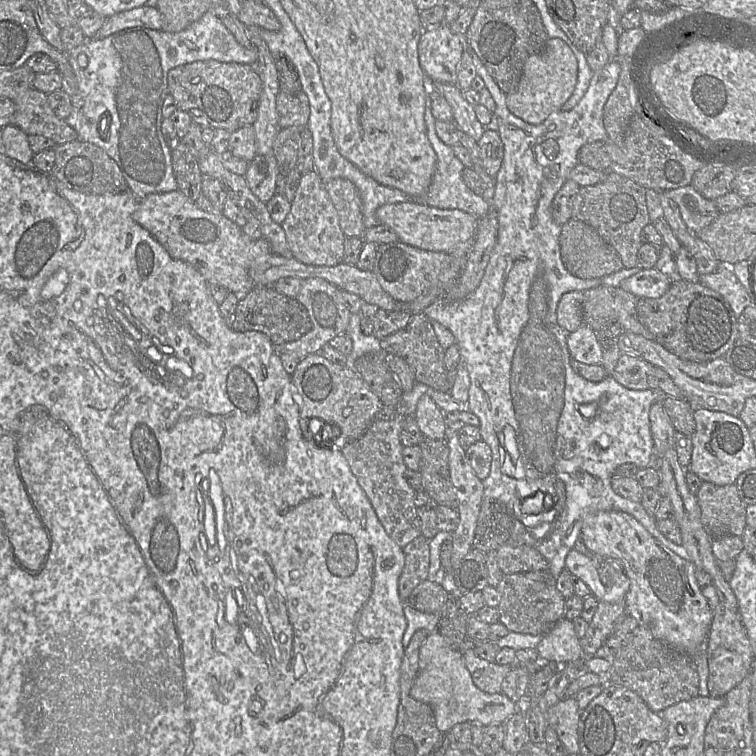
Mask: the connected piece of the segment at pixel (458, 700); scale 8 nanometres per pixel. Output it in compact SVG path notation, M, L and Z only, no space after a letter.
M438 631L428 634L420 646L418 663L419 670L410 695L432 708L436 726L442 733L462 722L479 722L483 726L504 724L519 709L519 704L502 692L489 694L481 691L472 681L463 653L452 650Z

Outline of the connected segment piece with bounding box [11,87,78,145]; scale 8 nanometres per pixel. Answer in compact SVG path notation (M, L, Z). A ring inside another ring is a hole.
M31 87L14 100L14 105L11 125L27 135L42 135L56 145L78 139L76 131L50 108L44 92Z

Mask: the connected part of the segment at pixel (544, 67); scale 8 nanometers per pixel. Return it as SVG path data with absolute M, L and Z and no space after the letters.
M549 38L544 50L525 62L516 92L506 97L507 108L529 124L541 124L551 113L561 111L575 89L577 77L578 62L571 49L563 40Z

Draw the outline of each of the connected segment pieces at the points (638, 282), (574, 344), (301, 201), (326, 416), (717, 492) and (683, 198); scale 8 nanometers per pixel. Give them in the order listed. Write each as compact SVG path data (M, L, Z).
M655 267L641 269L636 274L624 279L620 288L638 298L660 298L672 284L672 280Z
M582 324L576 331L568 333L567 346L573 360L601 365L605 350L599 344L595 331L587 324Z
M316 170L303 174L291 210L281 226L290 256L302 264L332 267L343 262L346 236L339 226L338 213Z
M319 353L309 354L302 358L291 375L291 381L298 399L299 424L305 440L315 444L317 441L315 436L319 436L319 430L323 424L337 425L340 428L340 436L330 448L332 451L341 451L344 446L360 438L376 419L377 413L383 407L383 403L378 396L351 365L331 363Z
M703 482L696 494L702 523L711 538L742 536L746 525L747 505L734 484L717 486Z
M691 185L659 193L666 193L678 205L684 223L693 233L699 233L720 214L714 200L706 199Z

